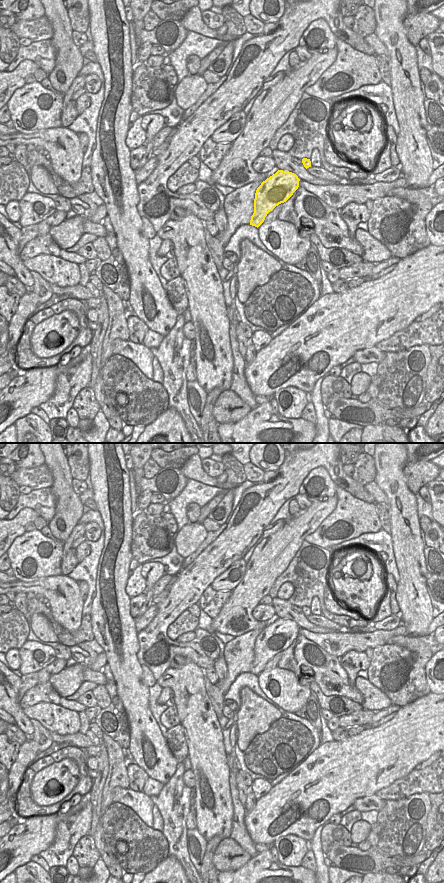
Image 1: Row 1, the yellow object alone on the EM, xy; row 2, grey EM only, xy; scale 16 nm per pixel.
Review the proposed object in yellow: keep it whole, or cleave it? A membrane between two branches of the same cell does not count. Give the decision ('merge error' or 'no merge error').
no merge error

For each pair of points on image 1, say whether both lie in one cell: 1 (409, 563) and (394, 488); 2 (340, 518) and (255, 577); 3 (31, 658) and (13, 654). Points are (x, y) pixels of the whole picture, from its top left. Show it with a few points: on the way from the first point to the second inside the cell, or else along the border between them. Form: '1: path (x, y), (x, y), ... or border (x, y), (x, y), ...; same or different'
1: path (407, 544), (403, 507); same
2: border (321, 522), (304, 539); different
3: border (18, 649), (20, 657), (19, 669); different

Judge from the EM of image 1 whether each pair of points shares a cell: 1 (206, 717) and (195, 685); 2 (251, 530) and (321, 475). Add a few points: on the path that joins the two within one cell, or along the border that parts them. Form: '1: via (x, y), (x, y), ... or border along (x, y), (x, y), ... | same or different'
1: via (198, 709), (195, 706), (195, 693) | same
2: border along (310, 472), (304, 479), (298, 493) | different

